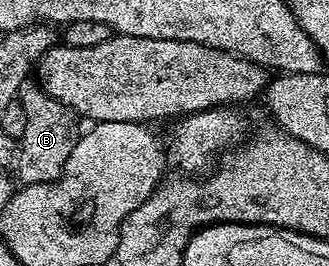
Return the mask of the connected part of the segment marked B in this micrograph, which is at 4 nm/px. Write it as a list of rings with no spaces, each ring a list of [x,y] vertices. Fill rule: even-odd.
[[[34,80],[20,84],[17,101],[21,102],[24,108],[24,116],[28,116],[28,125],[24,128],[18,151],[16,173],[22,181],[19,183],[35,186],[54,182],[64,172],[68,156],[72,156],[72,148],[80,137],[79,119],[74,111],[68,109],[60,100],[50,97],[45,86]]]

